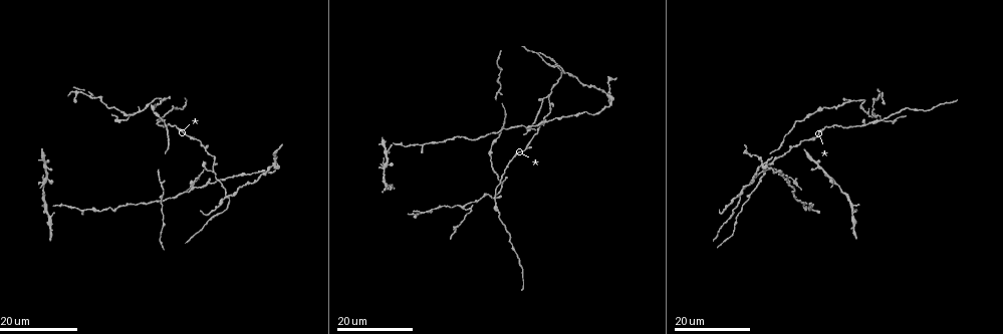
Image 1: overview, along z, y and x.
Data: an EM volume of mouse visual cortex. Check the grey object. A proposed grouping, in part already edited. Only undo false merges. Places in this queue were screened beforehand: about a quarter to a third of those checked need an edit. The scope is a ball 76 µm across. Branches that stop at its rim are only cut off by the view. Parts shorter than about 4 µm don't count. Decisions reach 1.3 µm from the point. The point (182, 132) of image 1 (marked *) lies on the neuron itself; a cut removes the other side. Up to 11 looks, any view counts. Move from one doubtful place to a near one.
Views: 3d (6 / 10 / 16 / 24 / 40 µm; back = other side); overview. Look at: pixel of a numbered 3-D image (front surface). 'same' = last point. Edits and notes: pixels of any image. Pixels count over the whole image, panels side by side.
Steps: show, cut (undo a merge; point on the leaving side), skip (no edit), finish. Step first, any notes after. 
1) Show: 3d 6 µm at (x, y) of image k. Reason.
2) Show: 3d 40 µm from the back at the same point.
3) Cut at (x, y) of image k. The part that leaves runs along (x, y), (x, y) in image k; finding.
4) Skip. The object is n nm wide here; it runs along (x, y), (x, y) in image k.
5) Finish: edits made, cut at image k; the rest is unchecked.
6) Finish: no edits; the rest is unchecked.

Show: 3d 16 µm at (810, 140) of image 1. Three arms meet.

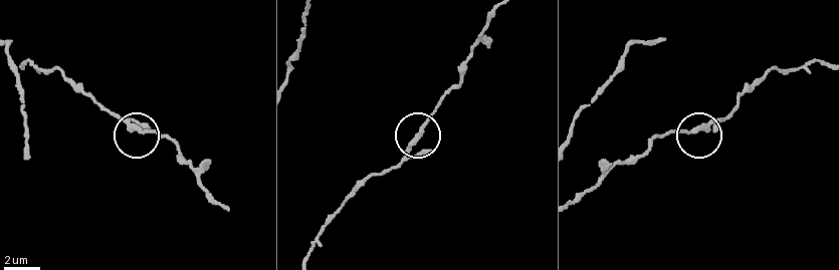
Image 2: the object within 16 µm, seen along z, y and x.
Show: 3d 10 µm at (692, 130) of image 2.

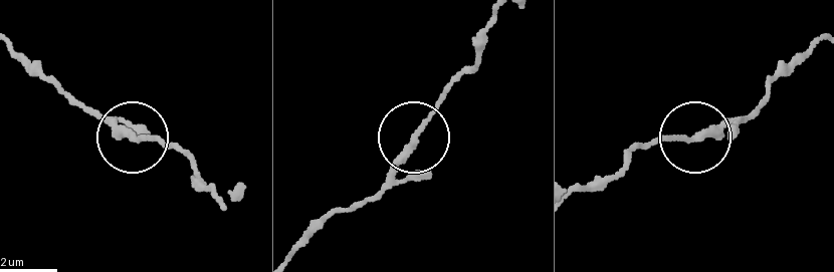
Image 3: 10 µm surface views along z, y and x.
Skip. The object is 180 nm wide here; it runs along (55, 87), (135, 138), (180, 145) in image 3; all the same neuron.

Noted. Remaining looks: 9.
Show: 3d 24 µm at (203, 145) of image 1. Side arm on a straight run.

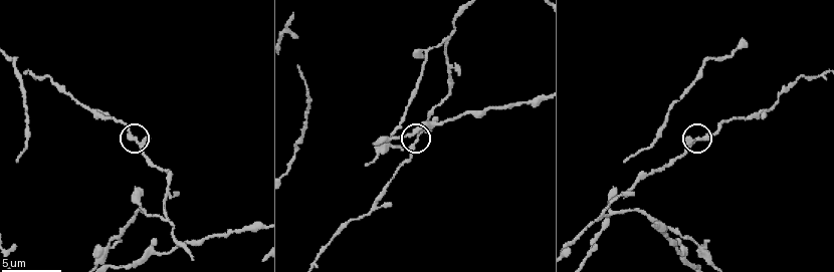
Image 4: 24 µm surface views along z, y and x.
Show: 3d 10 µm at (417, 134) of image 4. Closer look.

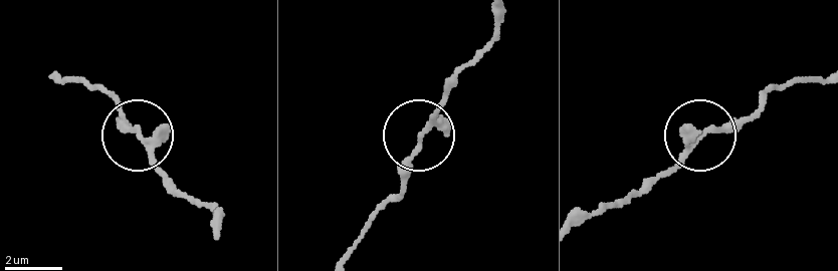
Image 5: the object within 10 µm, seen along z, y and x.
Skip. 3 arms meet here; it runs along (55, 77), (108, 93), (170, 185) in image 5; one neuron here.

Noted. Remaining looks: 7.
Show: 3d 10 µm at (441, 44) of image 4. Branch point.

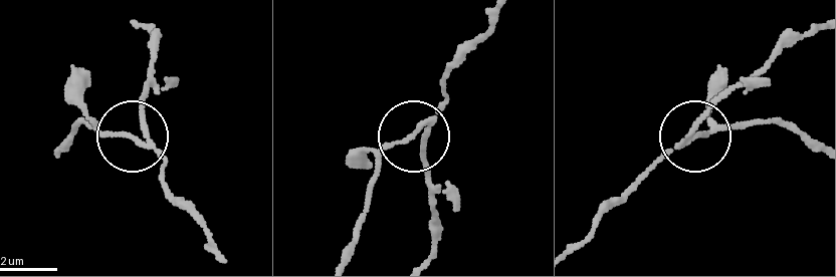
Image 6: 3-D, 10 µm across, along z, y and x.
Show: 3d 10 µm from the back at (134, 141) of image 6.

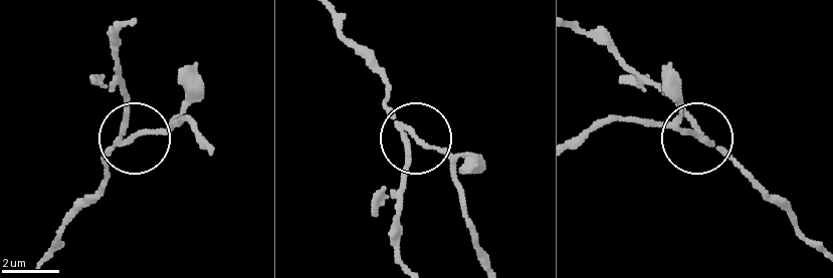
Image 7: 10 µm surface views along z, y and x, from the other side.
Cut at (157, 133) of image 7. The object is 150 nm wide here; the part that leaves runs along (125, 143), (173, 120), (190, 123), (206, 141) in image 7; two neurons meet here.

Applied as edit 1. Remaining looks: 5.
Show: 3d 16 µm at (227, 196) of image 1. Looks like a crossing.

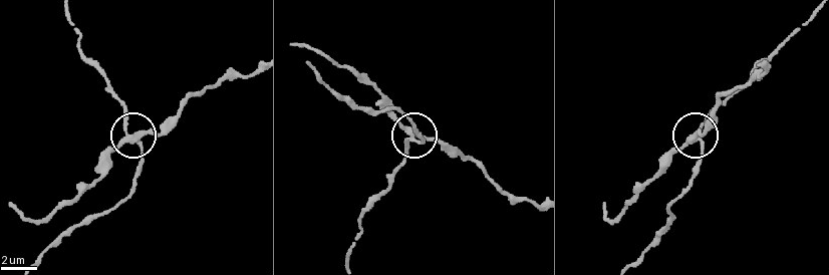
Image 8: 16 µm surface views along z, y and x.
Show: 3d 6 µm at (697, 138) of image 8. Zoom in.

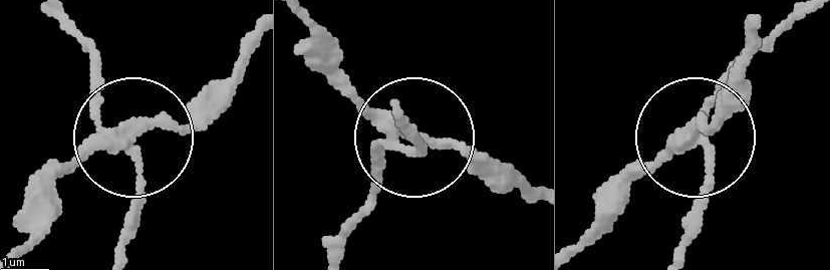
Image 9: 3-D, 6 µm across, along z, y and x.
Cut at (67, 165) of image 9. 4 arms meet here; a second neuron is stuck on.

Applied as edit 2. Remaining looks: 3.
Show: overview. See it whole again.

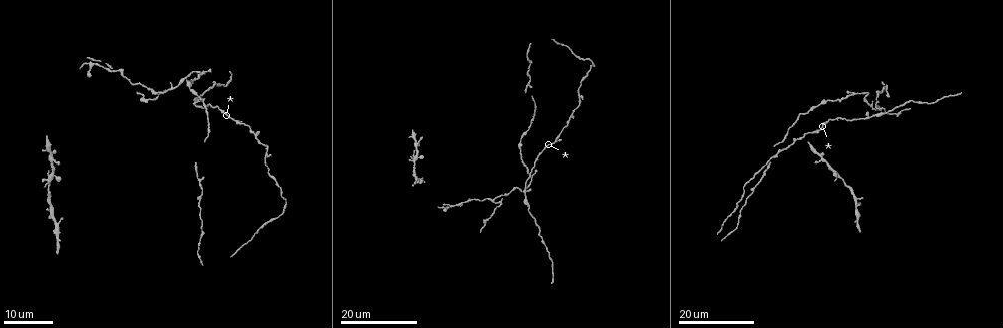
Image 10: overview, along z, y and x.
Show: 3d 24 µm at (463, 200) of image 10. Thin neck.

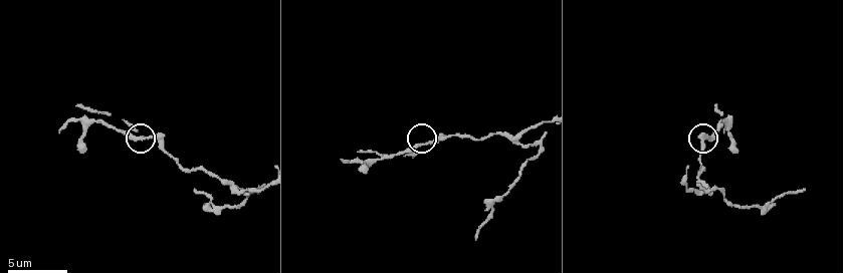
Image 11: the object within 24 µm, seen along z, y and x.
Show: 3d 10 µm at (431, 141) of image 11.

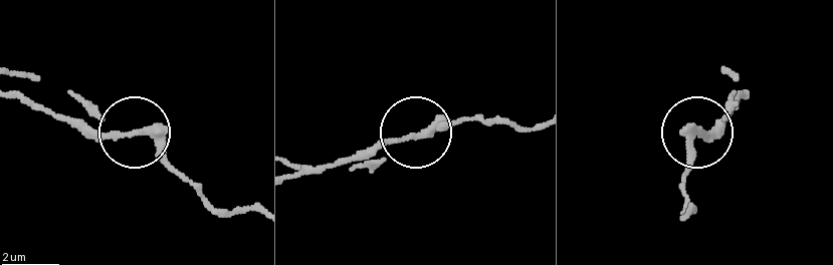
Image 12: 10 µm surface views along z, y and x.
Cut at (100, 141) of image 12. The object is 200 nm wide here; the part that leaves runs along (140, 133), (98, 133), (12, 96) in image 12; a second neuron is stuck on.

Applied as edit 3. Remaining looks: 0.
Finish: edits made, cut at image 7, cut at image 9, cut at image 12; the rest is unchecked.

